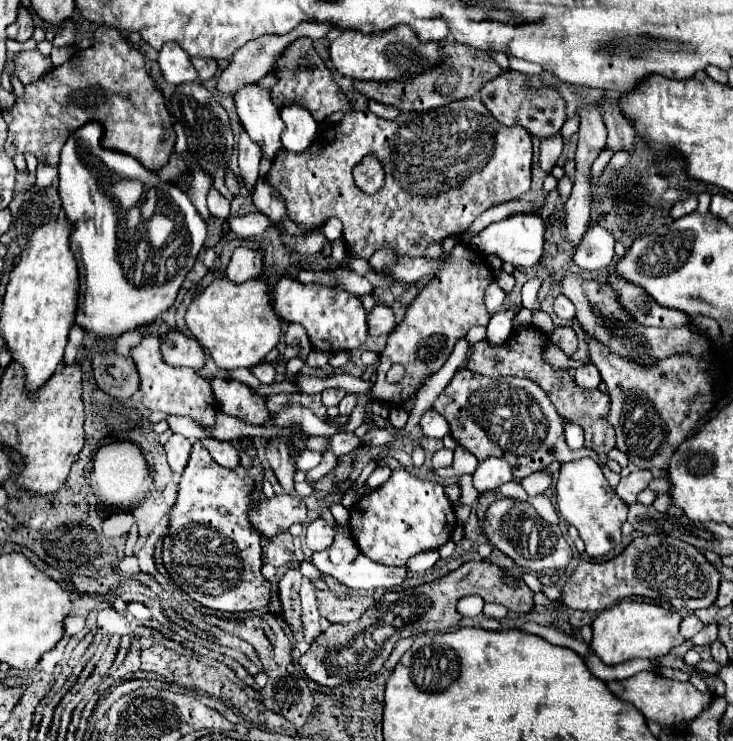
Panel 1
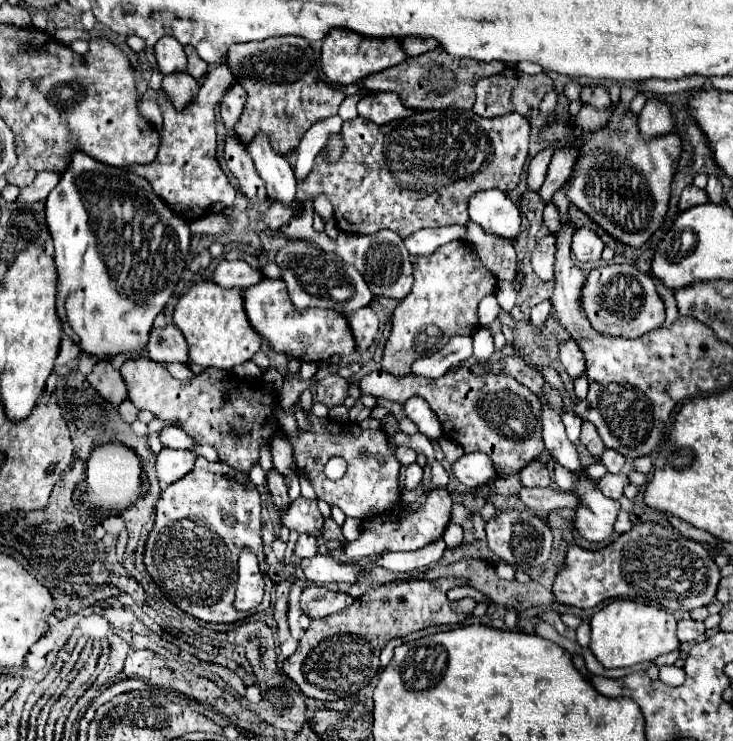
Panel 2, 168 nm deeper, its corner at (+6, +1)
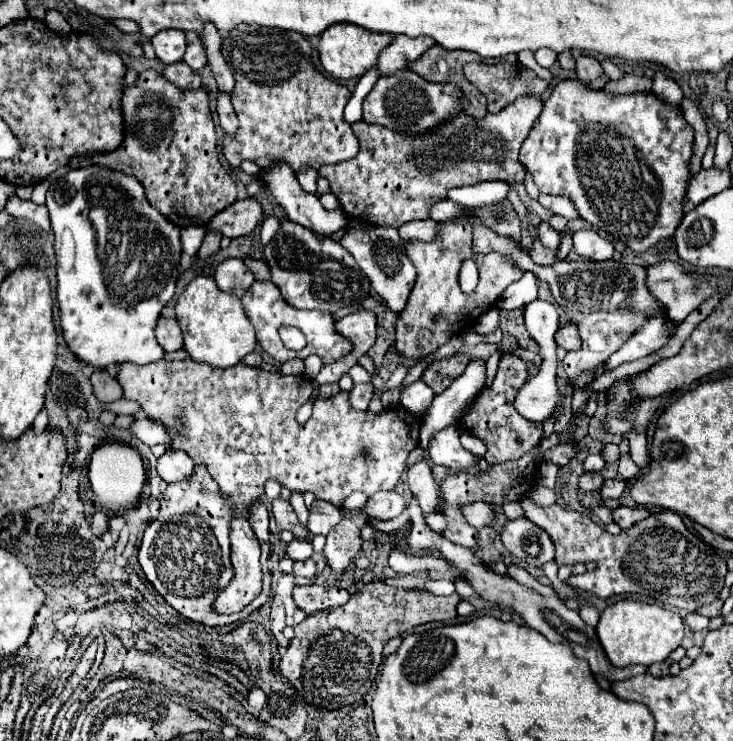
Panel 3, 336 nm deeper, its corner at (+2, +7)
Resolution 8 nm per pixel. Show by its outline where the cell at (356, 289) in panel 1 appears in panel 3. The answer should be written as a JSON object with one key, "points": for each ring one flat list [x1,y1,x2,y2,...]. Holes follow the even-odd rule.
{"points":[[283,221,279,233,265,247,265,259,271,269,271,281,295,309,321,309,333,317,357,311,369,297,369,279,361,273,357,261,337,241,307,231,299,223]]}

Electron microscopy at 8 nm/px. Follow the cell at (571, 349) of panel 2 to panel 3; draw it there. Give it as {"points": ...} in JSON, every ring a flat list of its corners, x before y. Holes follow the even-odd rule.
{"points":[[569,323,567,327,563,327,563,329,557,331,555,341,557,341,557,345,561,345,565,351,577,351,577,349,581,349,581,339,579,339,579,335,577,335,577,327,573,327,571,323]]}

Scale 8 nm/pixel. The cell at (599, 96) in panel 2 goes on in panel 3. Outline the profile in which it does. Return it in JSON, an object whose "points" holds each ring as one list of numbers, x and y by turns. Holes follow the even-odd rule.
{"points":[[579,57,577,59,577,79,581,83,591,83,603,75,603,67,597,59,593,57]]}

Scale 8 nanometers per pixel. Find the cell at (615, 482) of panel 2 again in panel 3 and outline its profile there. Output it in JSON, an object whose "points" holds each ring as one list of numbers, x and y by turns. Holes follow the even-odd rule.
{"points":[[583,473,579,477,579,487,585,491,601,491,605,477,601,473]]}

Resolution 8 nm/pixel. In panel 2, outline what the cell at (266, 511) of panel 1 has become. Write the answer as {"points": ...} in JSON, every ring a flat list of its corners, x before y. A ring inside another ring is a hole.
{"points":[[297,497,287,513,281,517,281,523,289,529,295,529,297,533,307,533,313,537,321,537,323,535,323,515,317,509,317,501,307,501,303,497]]}

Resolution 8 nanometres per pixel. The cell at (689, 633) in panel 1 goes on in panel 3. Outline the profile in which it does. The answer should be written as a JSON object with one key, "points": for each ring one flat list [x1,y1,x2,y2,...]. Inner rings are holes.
{"points":[[689,613,685,617,685,623,691,627,691,631,703,631,703,629,707,629,709,619,703,617,703,615,699,615,699,613]]}

